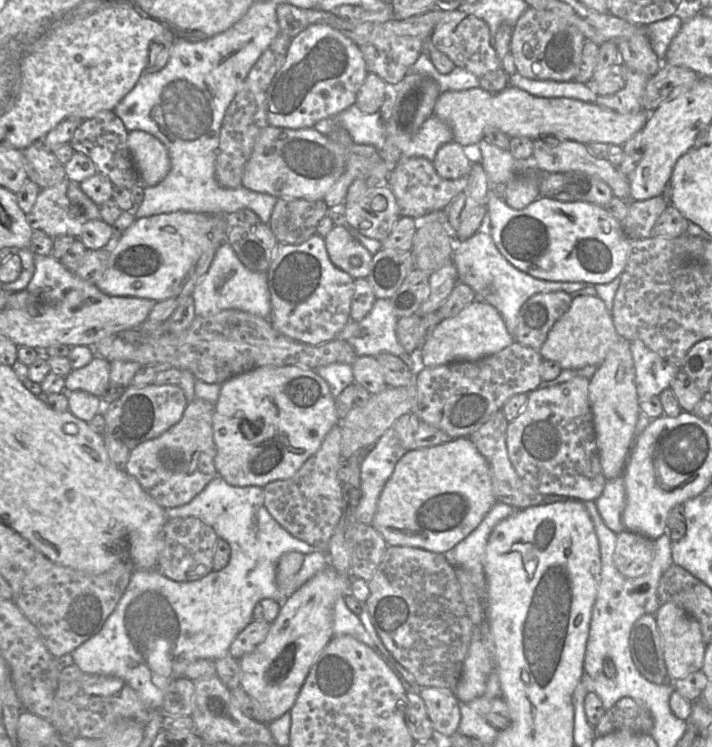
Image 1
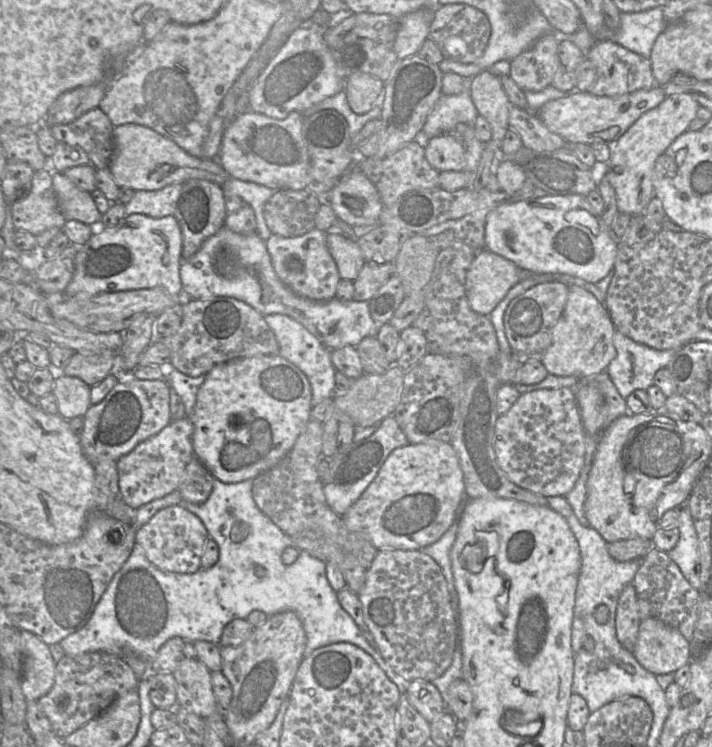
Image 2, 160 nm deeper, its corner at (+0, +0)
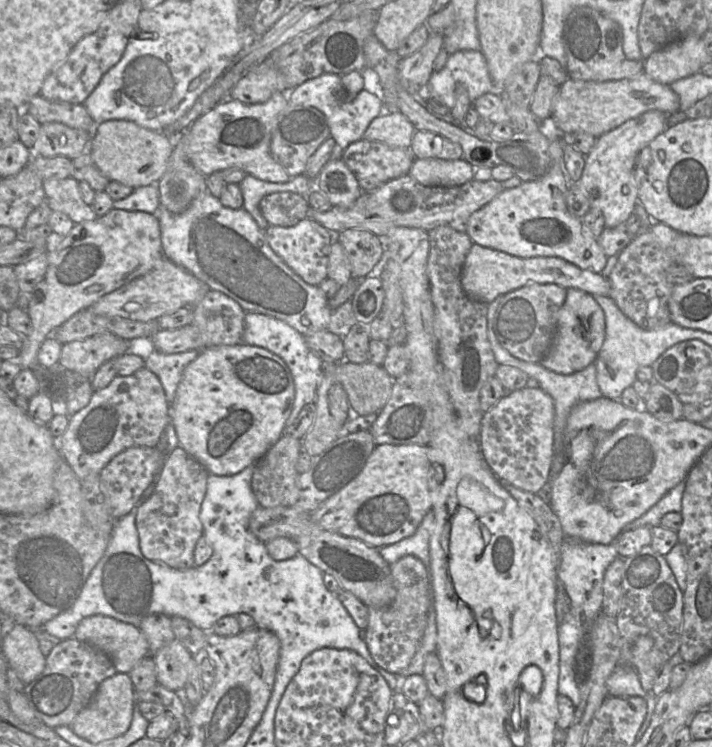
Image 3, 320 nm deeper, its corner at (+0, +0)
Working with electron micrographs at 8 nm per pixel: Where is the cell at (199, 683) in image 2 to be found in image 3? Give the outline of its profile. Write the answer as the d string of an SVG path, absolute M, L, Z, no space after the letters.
M176 638L155 654L147 656L151 656L156 665L159 685L174 692L183 691L193 656Z

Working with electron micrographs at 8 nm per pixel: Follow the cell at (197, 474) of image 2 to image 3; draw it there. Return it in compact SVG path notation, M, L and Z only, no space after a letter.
M180 445L177 448L173 449L165 458L164 464L155 480L155 488L150 497L141 505L138 506L135 521L136 528L139 535L139 546L142 554L145 558L155 561L155 562L163 562L174 569L188 569L194 567L194 549L195 545L200 537L203 536L203 525L200 520L200 508L203 502L203 499L206 494L207 488L207 480L209 476L209 472L205 469L205 467L196 460L193 456L191 456L186 450L184 450Z

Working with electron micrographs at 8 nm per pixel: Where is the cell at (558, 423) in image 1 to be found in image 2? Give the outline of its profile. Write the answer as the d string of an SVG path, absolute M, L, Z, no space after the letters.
M575 388L521 393L508 412L496 420L494 450L500 468L513 483L544 497L565 497L580 476L586 453Z

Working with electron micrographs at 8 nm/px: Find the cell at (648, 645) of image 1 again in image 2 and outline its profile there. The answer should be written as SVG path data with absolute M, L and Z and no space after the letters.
M633 583L622 590L615 612L616 635L619 642L629 652L633 652L641 618L639 615L637 594Z

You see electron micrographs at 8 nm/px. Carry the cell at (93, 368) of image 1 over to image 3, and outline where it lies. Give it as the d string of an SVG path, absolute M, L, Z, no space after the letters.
M111 333L62 344L59 365L91 377L104 363L128 351L130 341Z

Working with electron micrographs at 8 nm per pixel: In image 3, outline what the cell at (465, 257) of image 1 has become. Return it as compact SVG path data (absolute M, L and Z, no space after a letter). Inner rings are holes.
M499 296L487 305L487 335L489 341L491 342L491 345L493 346L494 353L501 361L500 365L510 365L522 370L529 376L530 379L536 380L538 382L539 388L544 390L548 395L550 395L554 402L554 445L553 460L549 476L550 482L550 480L554 480L558 476L559 471L566 462L566 447L563 443L563 432L565 430L566 421L570 411L574 406L581 402L592 401L603 396L596 380L596 367L595 364L592 363L578 372L575 372L570 375L564 375L548 370L541 363L530 363L513 357L506 349L504 349L499 344L494 333L494 318L501 299L502 296ZM504 361L505 363L503 364Z

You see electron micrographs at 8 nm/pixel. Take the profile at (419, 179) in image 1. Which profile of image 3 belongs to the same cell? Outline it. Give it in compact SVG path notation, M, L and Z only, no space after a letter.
M361 138L343 150L341 159L354 174L361 190L373 191L390 180L408 175L415 157L409 148L390 147L378 141Z

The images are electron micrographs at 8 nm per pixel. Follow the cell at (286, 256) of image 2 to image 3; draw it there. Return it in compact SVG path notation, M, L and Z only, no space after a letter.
M305 218L290 227L269 225L265 235L273 251L307 284L318 286L327 278L330 246L335 238L324 226Z

